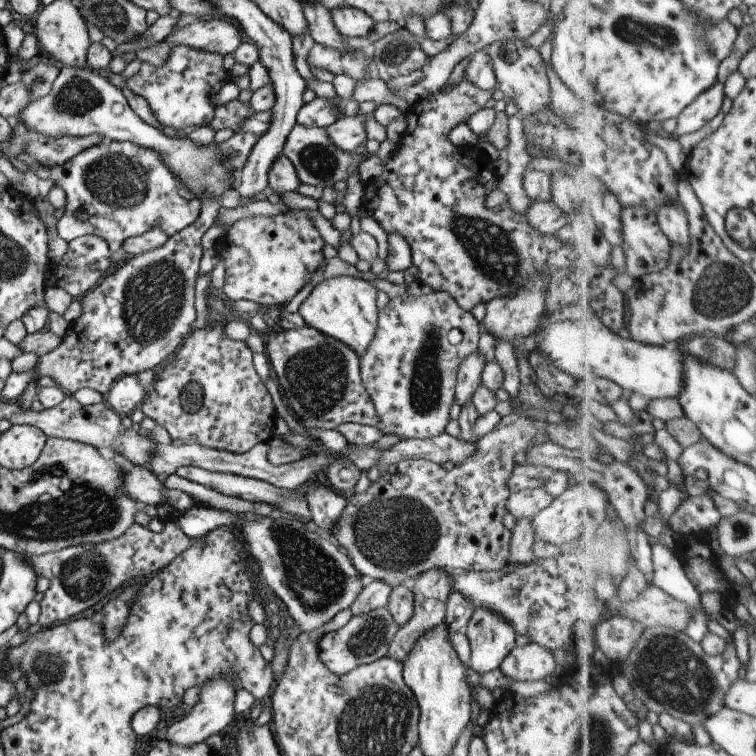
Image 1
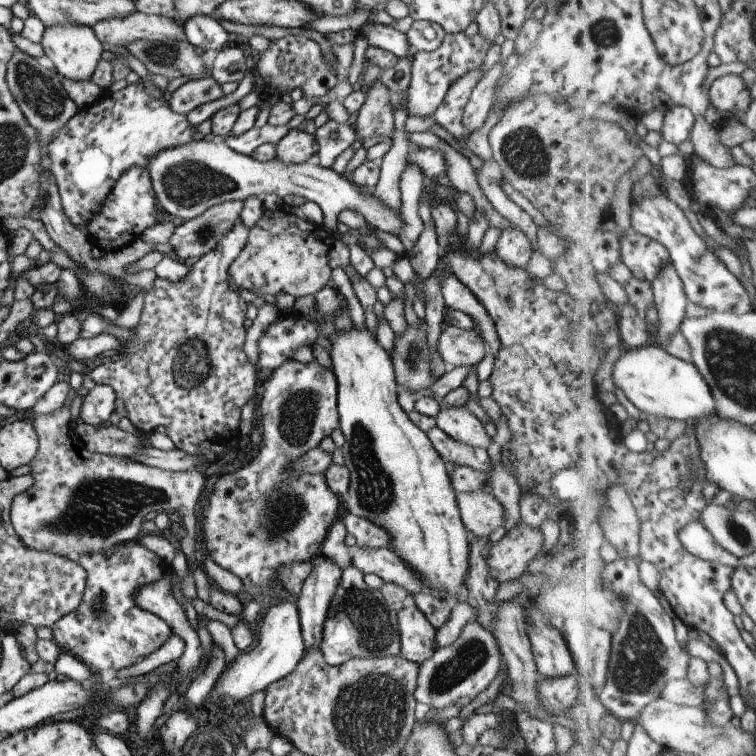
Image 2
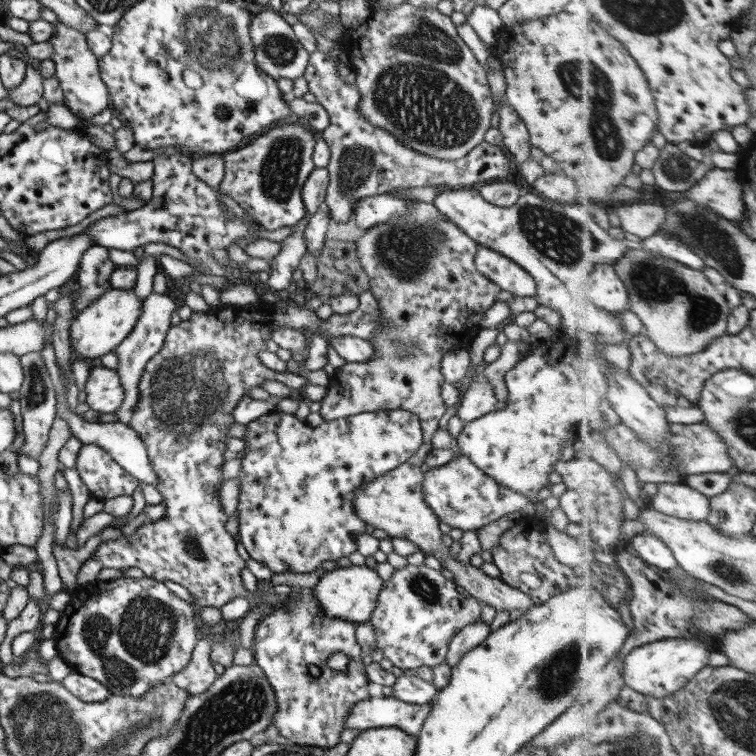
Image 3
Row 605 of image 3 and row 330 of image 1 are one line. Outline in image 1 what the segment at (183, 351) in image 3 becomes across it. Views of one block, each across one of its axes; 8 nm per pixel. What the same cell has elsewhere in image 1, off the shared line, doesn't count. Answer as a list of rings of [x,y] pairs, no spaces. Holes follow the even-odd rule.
[[[216,321],[210,322],[206,328],[202,329],[194,329],[193,333],[185,340],[182,346],[179,346],[176,354],[176,358],[171,363],[166,363],[156,375],[154,379],[154,391],[150,392],[146,398],[144,398],[144,402],[142,402],[140,409],[148,416],[148,418],[152,418],[154,422],[160,424],[160,426],[164,426],[170,434],[171,443],[174,446],[184,446],[191,444],[199,444],[200,446],[205,446],[206,448],[211,448],[219,451],[228,451],[234,454],[246,454],[246,452],[250,452],[254,446],[257,444],[269,443],[272,438],[275,437],[273,433],[274,424],[277,419],[276,411],[274,410],[274,404],[272,404],[272,397],[270,397],[270,393],[268,389],[266,389],[266,385],[262,382],[260,376],[256,372],[254,368],[254,364],[252,364],[252,354],[250,348],[246,345],[245,341],[236,341],[231,340],[224,334],[224,326],[225,324],[221,324]]]

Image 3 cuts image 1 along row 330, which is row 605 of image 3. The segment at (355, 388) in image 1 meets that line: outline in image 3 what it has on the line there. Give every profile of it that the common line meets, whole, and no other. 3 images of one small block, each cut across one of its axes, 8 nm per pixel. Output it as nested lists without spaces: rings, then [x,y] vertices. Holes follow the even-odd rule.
[[[300,588],[299,592],[299,601],[288,605],[288,601],[284,600],[282,606],[271,609],[255,626],[252,644],[254,662],[261,667],[273,686],[278,703],[273,725],[278,728],[281,740],[302,746],[329,749],[340,744],[340,733],[345,729],[344,721],[354,704],[370,697],[368,666],[362,661],[364,654],[355,637],[357,624],[324,614],[319,609],[319,602],[315,599],[313,588]],[[337,652],[343,652],[349,658],[348,668],[344,672],[335,671],[327,663],[327,658]]]

